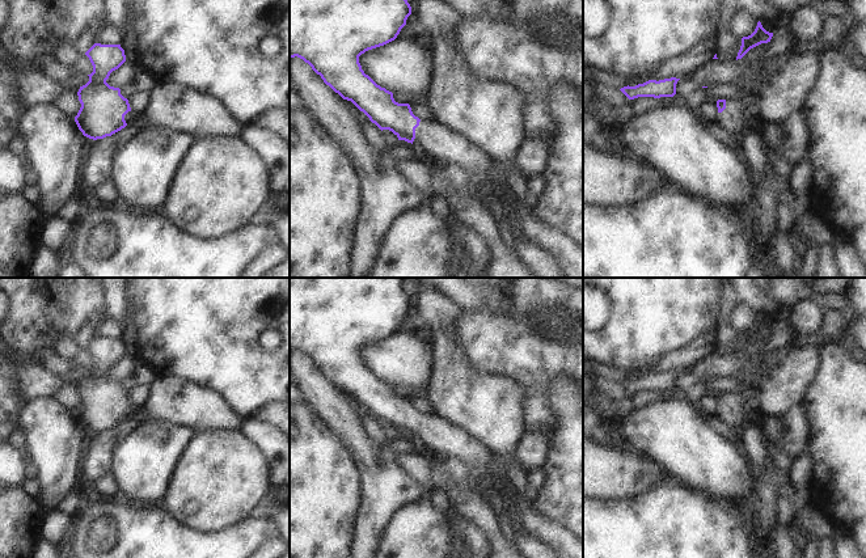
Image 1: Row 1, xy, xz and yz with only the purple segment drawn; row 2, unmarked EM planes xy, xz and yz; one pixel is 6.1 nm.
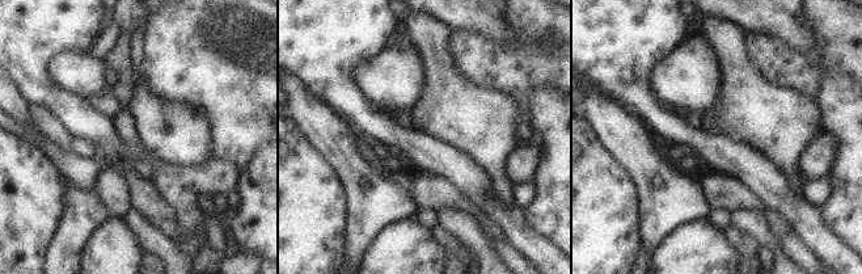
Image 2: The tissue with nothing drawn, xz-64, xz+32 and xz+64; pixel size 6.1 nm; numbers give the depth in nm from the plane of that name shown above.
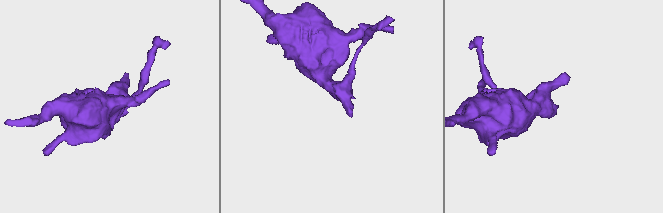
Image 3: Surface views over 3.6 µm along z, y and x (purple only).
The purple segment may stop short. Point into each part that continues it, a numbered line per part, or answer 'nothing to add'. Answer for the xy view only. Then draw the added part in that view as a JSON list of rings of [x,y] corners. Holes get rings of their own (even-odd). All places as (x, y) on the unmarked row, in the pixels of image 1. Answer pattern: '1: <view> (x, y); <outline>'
1: xy (130, 410); [[[128,405],[128,406],[124,409],[124,414],[126,414],[127,418],[131,418],[131,417],[134,417],[139,410],[140,410],[140,407],[134,406],[134,405]]]

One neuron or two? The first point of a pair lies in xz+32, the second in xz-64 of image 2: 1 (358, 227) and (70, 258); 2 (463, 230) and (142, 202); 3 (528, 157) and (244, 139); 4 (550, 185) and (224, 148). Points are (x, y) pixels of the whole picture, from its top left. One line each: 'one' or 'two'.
1: one
2: one
3: two
4: two

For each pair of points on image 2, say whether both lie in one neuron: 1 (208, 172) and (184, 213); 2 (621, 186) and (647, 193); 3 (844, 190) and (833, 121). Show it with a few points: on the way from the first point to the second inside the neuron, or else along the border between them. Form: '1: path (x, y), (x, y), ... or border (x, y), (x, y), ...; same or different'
1: path (198, 182), (185, 195), (185, 202); same
2: border (620, 164), (637, 190), (637, 211), (641, 220); different
3: path (846, 173), (846, 138); same

